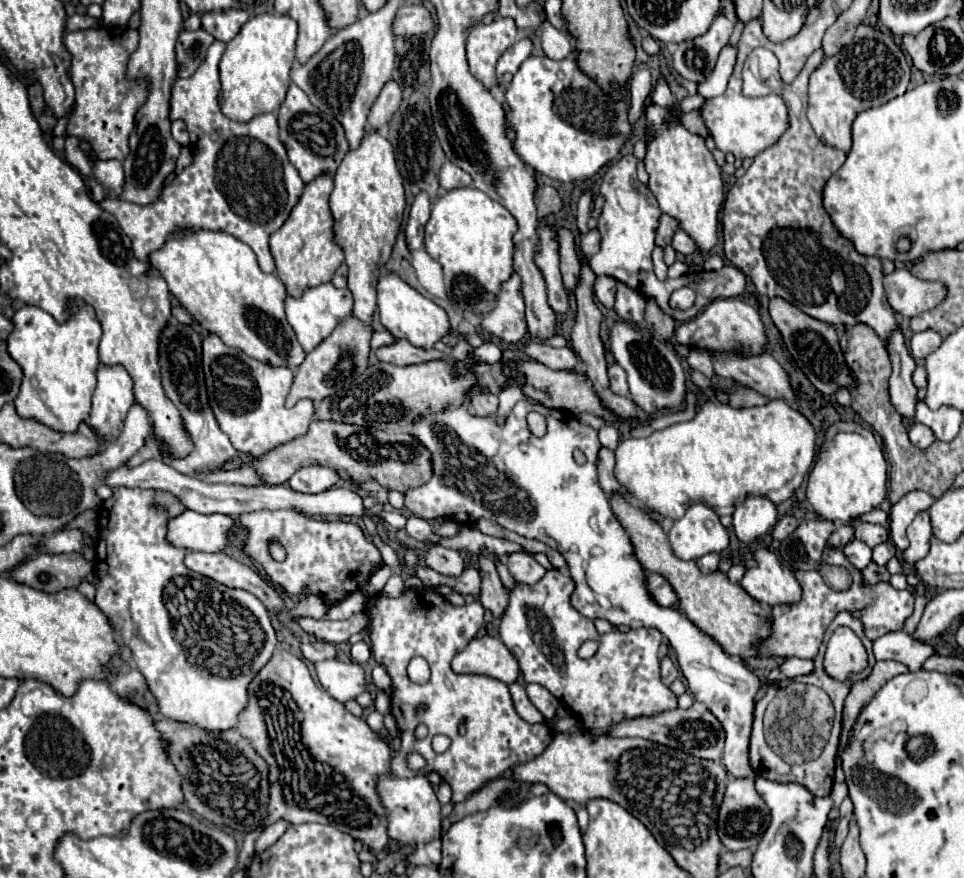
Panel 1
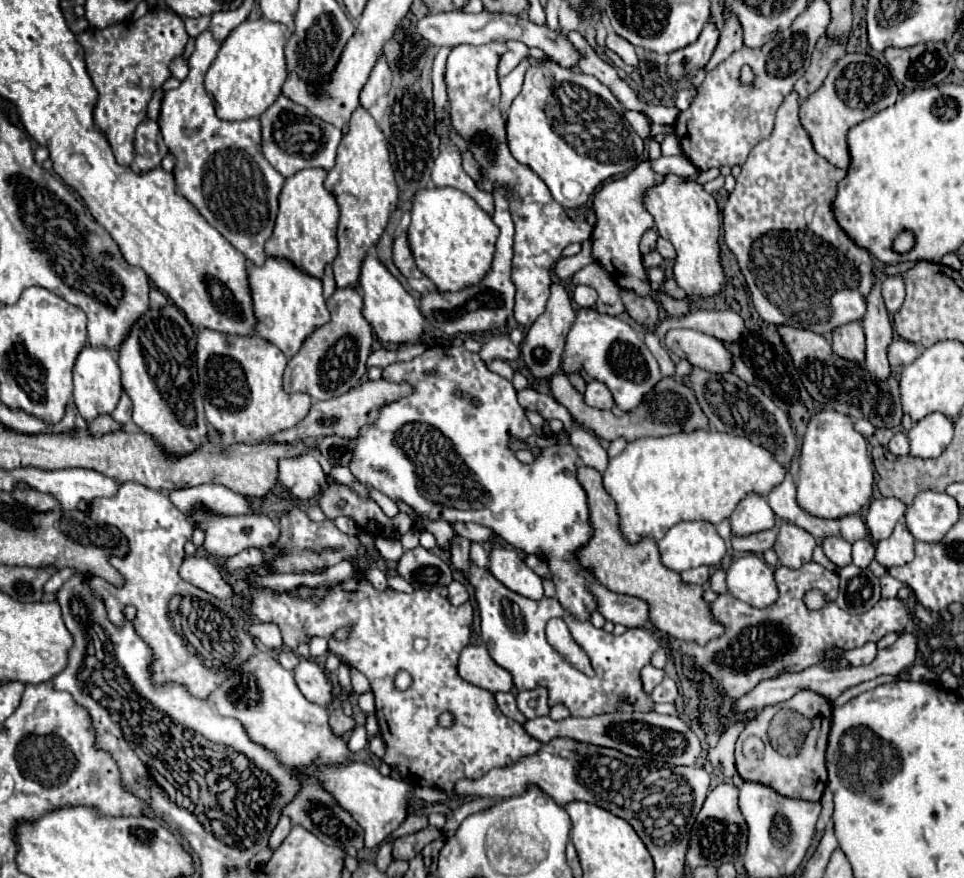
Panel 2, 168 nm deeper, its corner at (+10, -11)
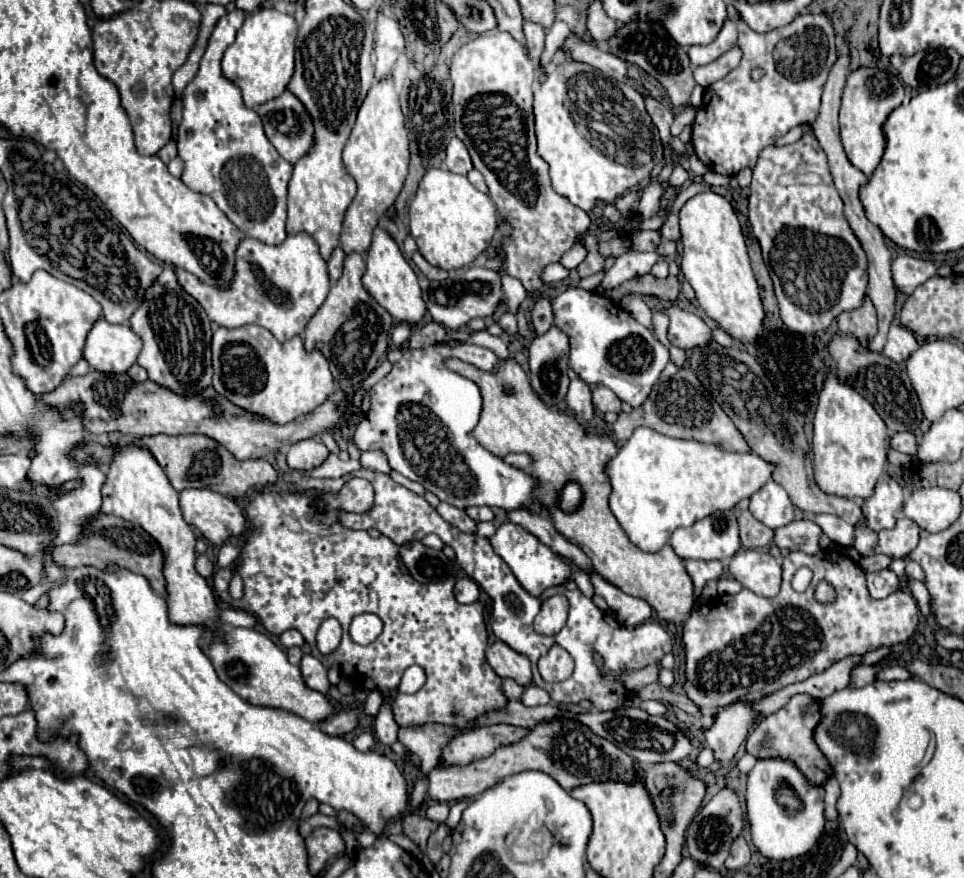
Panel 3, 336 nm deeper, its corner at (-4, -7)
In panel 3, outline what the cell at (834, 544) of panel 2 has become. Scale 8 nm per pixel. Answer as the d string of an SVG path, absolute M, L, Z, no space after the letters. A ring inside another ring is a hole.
M817 515L815 523L823 529L823 533L841 547L851 547L851 539L855 539L855 527L839 519L837 515Z

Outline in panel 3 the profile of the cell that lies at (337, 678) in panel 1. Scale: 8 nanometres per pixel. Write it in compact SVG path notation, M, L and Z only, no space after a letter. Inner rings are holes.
M303 655L301 673L303 673L303 679L305 679L307 687L311 687L311 689L315 689L315 691L319 691L323 695L331 689L331 683L327 679L327 669L313 655Z

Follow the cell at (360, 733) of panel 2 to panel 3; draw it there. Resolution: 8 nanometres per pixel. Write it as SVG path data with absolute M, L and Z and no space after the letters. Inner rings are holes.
M371 731L361 733L361 735L353 741L355 749L359 749L359 751L369 751L369 749L373 747L373 743L375 743L375 737L373 737L373 733L371 733Z

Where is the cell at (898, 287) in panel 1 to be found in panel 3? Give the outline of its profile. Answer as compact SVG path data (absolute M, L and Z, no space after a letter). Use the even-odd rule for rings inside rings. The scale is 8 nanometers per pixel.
M899 255L893 259L893 281L903 295L911 295L915 287L923 285L927 279L937 275L937 265L933 261L917 259L911 255Z

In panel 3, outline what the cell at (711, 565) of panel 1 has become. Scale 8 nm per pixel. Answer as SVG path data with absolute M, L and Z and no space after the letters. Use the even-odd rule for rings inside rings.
M685 561L685 569L689 577L693 579L695 591L699 593L703 585L711 579L719 579L723 575L723 563L721 561Z

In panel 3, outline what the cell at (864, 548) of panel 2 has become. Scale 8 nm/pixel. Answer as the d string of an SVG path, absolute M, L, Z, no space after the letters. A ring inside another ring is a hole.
M859 523L855 527L855 543L853 543L853 547L859 551L859 555L863 555L863 557L873 555L877 541L879 541L877 533L871 531L865 523Z

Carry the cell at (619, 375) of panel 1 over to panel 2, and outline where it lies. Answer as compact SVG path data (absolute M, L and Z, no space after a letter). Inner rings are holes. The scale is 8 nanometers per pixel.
M591 381L591 383L587 385L583 397L585 397L585 403L587 403L587 405L597 407L597 409L611 409L611 407L615 405L609 389L607 389L603 383L597 383L597 381Z

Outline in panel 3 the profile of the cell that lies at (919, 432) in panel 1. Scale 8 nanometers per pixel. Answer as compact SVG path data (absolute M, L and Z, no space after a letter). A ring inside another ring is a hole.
M911 431L895 433L891 439L891 447L907 455L917 455L917 437Z

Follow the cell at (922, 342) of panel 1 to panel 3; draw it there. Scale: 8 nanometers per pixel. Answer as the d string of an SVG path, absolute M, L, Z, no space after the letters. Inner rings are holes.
M891 325L889 335L887 335L887 345L885 345L885 355L893 359L895 363L903 363L909 359L911 351L917 351L919 343L915 335L905 329L903 325Z

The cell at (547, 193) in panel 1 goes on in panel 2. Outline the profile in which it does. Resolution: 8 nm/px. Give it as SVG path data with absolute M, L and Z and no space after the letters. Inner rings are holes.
M485 43L485 45L459 45L447 57L445 83L449 97L449 117L451 127L457 135L459 147L469 151L477 161L483 179L477 183L481 191L493 193L497 187L507 189L509 211L515 223L515 245L513 245L513 269L511 279L515 283L515 309L513 317L519 325L531 327L533 321L545 311L551 287L551 267L561 257L561 251L577 241L587 241L591 237L589 223L575 223L567 217L565 209L549 195L549 189L539 179L535 171L513 159L507 135L505 119L499 109L501 89L497 77L497 63L505 53L505 43Z

